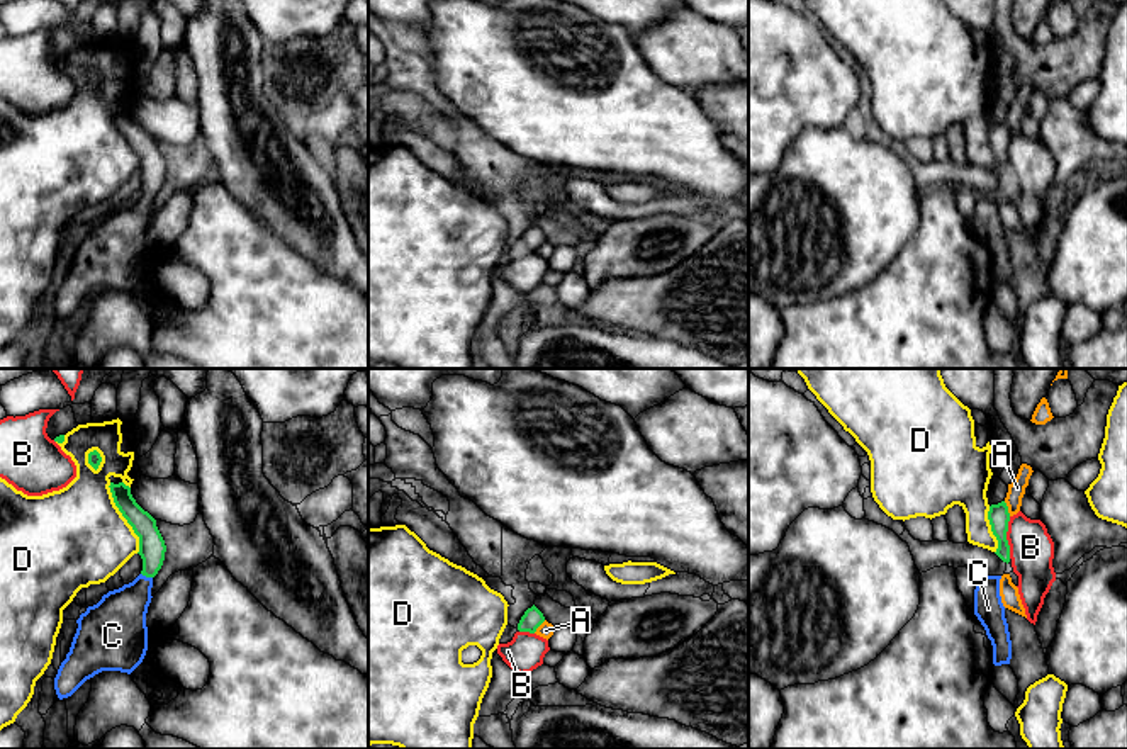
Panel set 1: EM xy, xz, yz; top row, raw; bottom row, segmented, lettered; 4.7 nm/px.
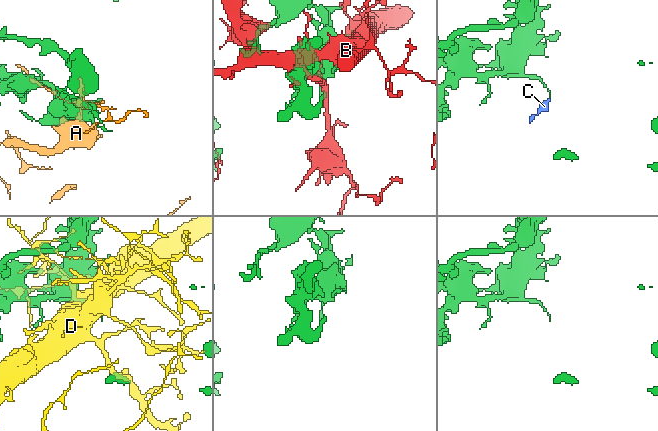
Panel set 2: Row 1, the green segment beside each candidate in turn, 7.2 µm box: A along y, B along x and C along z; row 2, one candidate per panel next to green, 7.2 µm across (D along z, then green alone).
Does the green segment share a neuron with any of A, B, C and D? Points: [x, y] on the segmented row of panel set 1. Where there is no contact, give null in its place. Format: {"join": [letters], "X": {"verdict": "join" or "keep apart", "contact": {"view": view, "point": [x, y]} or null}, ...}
{"join": ["C"], "A": {"verdict": "keep apart", "contact": {"view": "yz", "point": [1007, 508]}}, "B": {"verdict": "keep apart", "contact": {"view": "yz", "point": [1005, 537]}}, "C": {"verdict": "join", "contact": {"view": "xy", "point": [146, 576]}}, "D": {"verdict": "keep apart", "contact": {"view": "xy", "point": [124, 517]}}}

